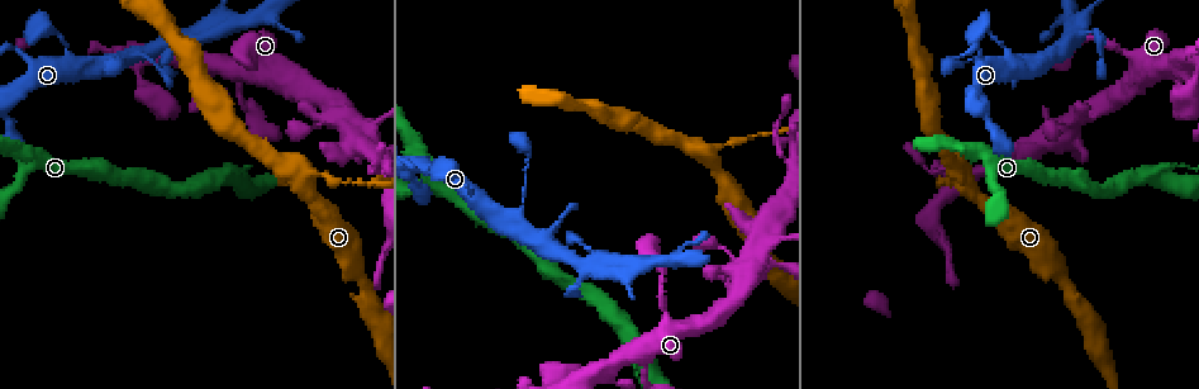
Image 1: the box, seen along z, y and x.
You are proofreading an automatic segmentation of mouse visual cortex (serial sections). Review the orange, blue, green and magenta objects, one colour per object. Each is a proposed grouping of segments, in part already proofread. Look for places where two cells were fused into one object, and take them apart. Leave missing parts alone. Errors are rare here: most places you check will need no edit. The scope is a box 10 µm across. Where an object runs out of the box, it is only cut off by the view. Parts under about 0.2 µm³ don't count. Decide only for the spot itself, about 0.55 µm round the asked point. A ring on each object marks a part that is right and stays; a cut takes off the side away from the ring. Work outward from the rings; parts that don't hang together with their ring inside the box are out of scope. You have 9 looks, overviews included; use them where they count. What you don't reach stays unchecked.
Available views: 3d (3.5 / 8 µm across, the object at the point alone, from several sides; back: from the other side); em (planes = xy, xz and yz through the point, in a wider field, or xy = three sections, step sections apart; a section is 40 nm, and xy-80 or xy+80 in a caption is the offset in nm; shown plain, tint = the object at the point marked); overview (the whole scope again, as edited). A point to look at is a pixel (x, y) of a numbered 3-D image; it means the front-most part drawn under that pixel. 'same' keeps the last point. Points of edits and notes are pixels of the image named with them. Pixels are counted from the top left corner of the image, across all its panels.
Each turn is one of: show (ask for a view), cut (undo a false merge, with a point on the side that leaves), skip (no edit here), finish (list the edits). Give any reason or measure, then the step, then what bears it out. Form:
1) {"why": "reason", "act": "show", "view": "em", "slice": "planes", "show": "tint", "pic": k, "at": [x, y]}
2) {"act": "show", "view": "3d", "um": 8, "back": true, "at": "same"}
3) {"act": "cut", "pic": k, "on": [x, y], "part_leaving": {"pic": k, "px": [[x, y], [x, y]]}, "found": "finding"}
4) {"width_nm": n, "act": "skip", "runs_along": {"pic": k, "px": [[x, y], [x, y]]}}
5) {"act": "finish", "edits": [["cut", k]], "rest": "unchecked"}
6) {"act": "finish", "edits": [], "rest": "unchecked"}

{"why": "thick turns thin", "act": "show", "view": "3d", "um": 3.5, "pic": 1, "at": [300, 174]}

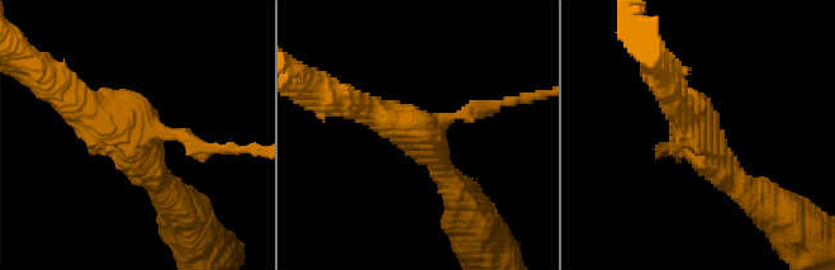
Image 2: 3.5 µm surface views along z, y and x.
{"arms": 3, "arm_widths_nm": [200, 300, 350], "why": "shape alone is not enough", "act": "show", "view": "em", "slice": "xy", "step": 5, "show": "plain", "pic": 2, "at": [414, 130]}

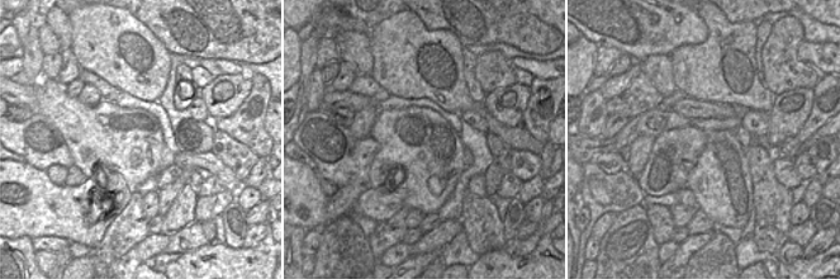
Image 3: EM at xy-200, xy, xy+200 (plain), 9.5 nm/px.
{"act": "show", "view": "em", "slice": "xy", "step": 5, "show": "tint", "at": "same"}

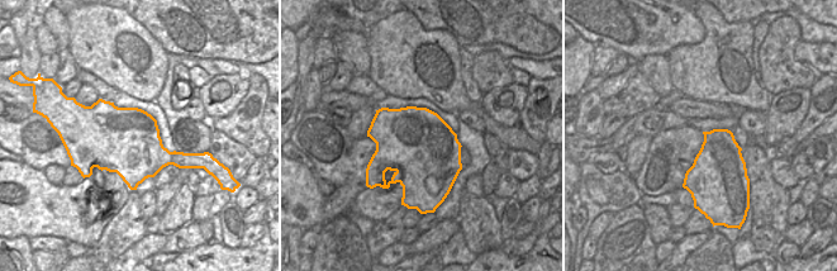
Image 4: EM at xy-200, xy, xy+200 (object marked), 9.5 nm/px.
{"act": "skip", "runs_along": {"pic": 2, "px": [[167, 197], [132, 138], [66, 91]]}, "found": "all the same cell"}

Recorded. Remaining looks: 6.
{"act": "show", "view": "3d", "um": 3.5, "pic": 1, "at": [1169, 76]}

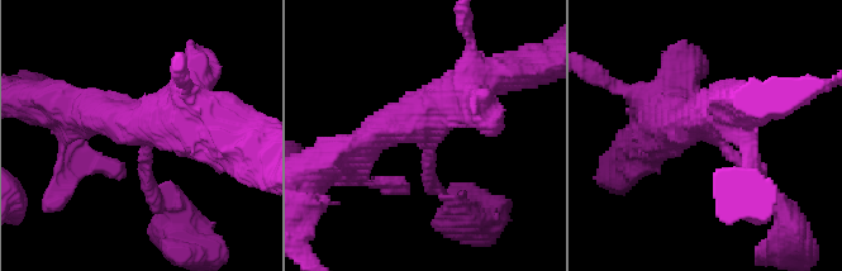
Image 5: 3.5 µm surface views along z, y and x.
{"arms": 3, "arm_widths_nm": [200, 450, 600], "act": "show", "view": "em", "slice": "xy", "step": 3, "show": "tint", "pic": 5, "at": [709, 136]}

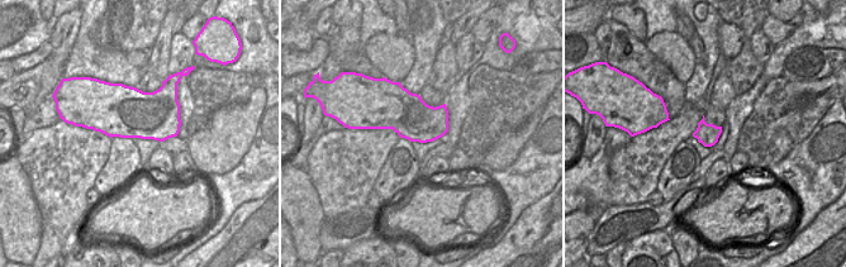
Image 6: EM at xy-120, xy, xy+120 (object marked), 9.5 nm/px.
{"act": "skip", "runs_along": {"pic": 5, "px": [[662, 99], [770, 193]]}, "found": "all the same cell"}

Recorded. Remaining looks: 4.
{"why": "small branch off a trunk", "act": "show", "view": "3d", "um": 3.5, "pic": 1, "at": [1159, 175]}

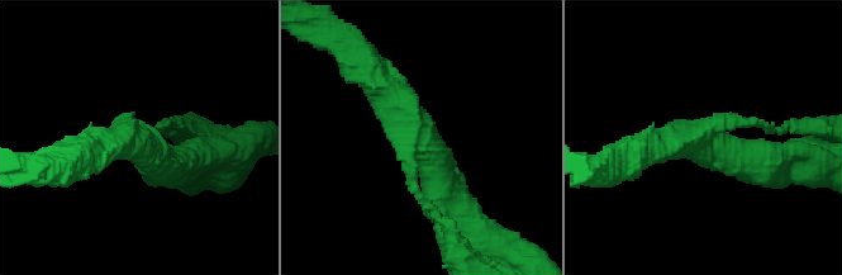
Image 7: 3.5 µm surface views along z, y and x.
{"arms": 3, "arm_widths_nm": [100, 400, 500], "act": "show", "view": "em", "slice": "planes", "show": "tint", "pic": 7, "at": [136, 144]}

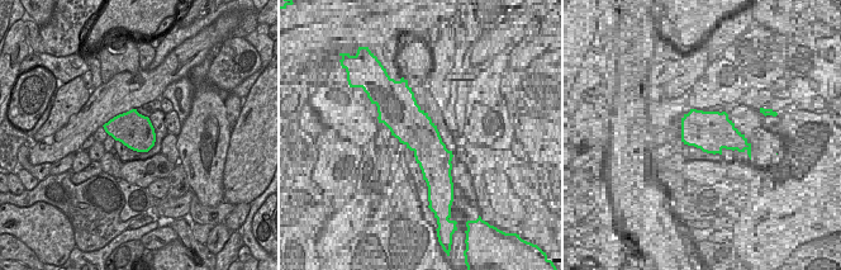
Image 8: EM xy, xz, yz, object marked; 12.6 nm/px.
{"act": "skip", "runs_along": {"pic": 7, "px": [[369, 72], [427, 143], [450, 205]]}, "found": "one cell here"}

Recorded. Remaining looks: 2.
{"why": "three-way junction", "act": "show", "view": "3d", "um": 3.5, "pic": 1, "at": [614, 268]}

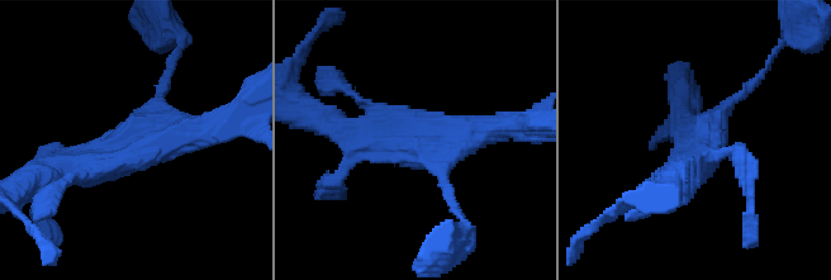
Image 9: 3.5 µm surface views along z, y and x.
{"arms": 3, "arm_widths_nm": [200, 350, 400], "act": "show", "view": "em", "slice": "xy", "step": 5, "show": "tint", "pic": 9, "at": [415, 144]}

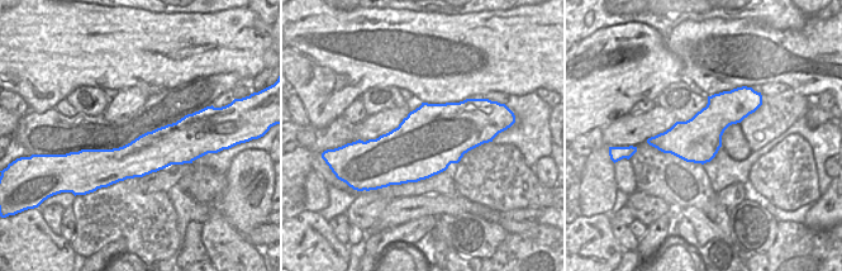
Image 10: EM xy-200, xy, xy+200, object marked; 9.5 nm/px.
{"act": "skip", "runs_along": {"pic": 9, "px": [[52, 172], [103, 165], [208, 131]]}, "found": "one cell here"}

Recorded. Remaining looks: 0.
{"act": "finish", "edits": [], "rest": "unchecked"}

